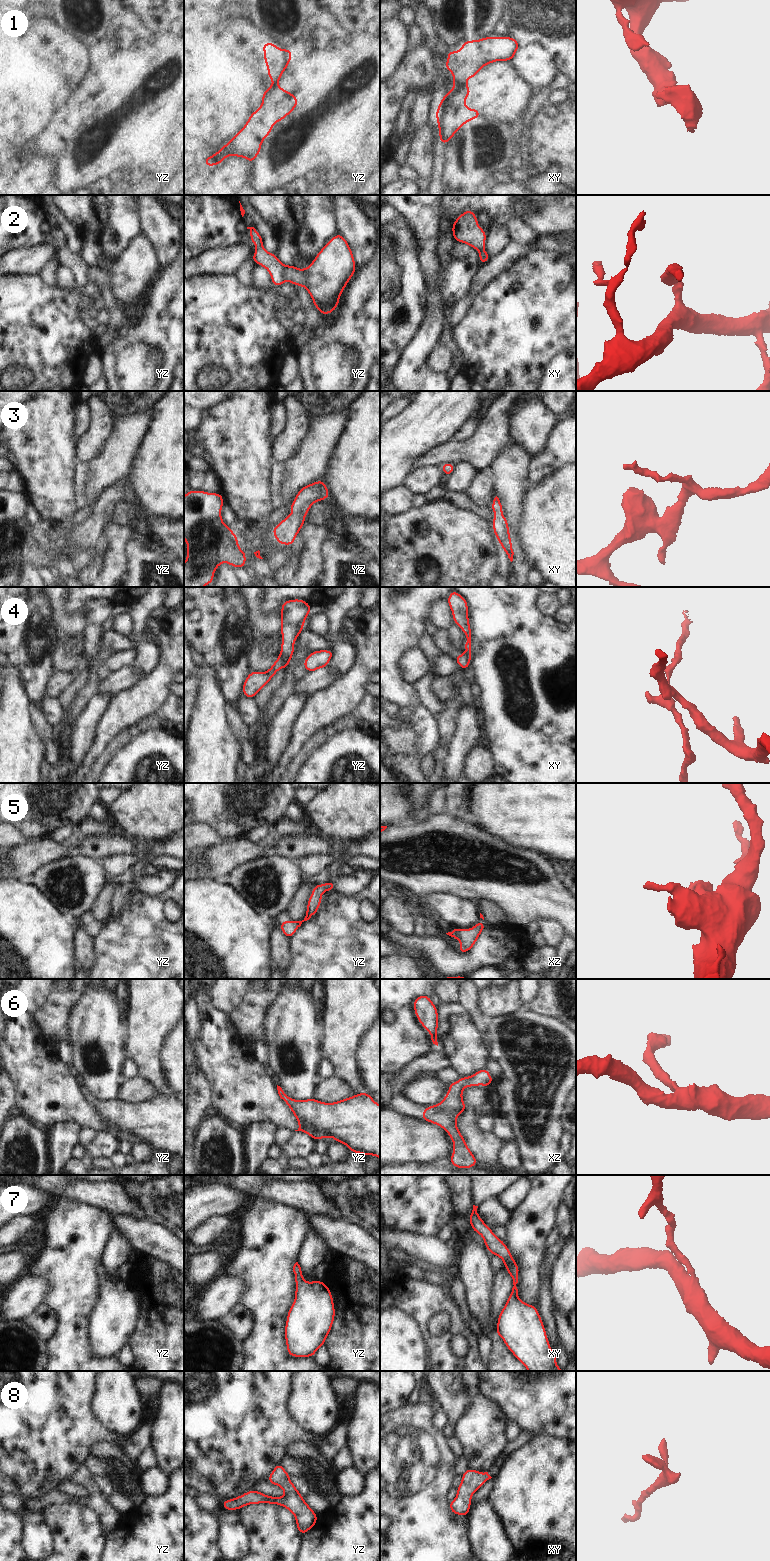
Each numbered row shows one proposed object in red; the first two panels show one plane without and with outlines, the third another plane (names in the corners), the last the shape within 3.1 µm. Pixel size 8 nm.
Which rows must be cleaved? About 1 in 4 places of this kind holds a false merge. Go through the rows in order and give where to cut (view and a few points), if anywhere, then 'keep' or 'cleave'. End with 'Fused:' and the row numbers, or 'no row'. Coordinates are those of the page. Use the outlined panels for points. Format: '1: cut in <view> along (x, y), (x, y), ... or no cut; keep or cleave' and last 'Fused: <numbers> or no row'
1: cut in xy along (465, 84), (454, 87); cleave
2: no cut; keep
3: no cut; keep
4: cut in yz along (281, 652), (285, 657), (291, 657); cleave
5: no cut; keep
6: no cut; keep
7: no cut; keep
8: no cut; keep
Fused: 1, 4

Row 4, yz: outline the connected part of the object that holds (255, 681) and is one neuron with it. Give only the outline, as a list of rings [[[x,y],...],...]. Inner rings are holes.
[[[282,653],[266,672],[251,671],[245,678],[242,692],[245,698],[254,698],[282,668],[288,668],[292,657],[285,658]]]

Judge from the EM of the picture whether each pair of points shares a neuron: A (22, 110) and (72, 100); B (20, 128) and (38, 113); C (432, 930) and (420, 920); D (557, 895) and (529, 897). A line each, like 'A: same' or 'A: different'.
A: different
B: same
C: same
D: same

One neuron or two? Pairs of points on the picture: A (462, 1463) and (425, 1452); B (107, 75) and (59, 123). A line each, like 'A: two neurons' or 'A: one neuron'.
A: two neurons
B: one neuron

